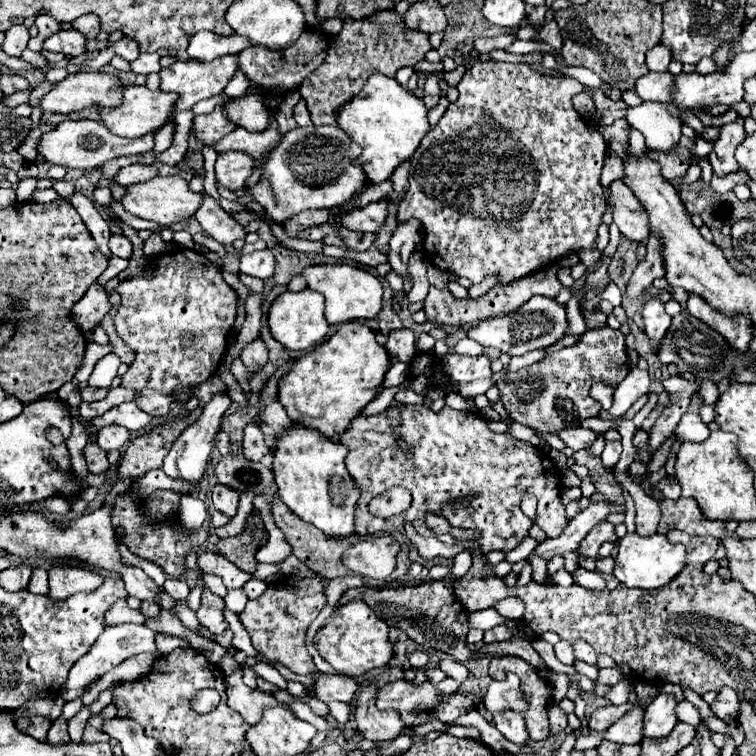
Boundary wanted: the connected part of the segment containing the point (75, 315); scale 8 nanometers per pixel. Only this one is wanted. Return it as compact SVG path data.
M96 283L86 291L86 295L72 307L72 321L82 329L88 331L94 325L102 321L102 317L110 311L110 301L108 295L104 293L102 287Z

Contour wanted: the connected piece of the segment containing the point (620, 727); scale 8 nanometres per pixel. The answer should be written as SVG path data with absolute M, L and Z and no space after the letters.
M634 707L634 711L630 711L618 723L608 727L604 737L618 745L640 743L642 741L642 715L644 715L644 707Z

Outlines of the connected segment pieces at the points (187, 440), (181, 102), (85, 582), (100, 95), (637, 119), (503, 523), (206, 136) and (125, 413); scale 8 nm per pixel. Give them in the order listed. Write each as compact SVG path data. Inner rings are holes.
M218 393L218 395L214 395L214 397L206 403L206 407L204 407L202 415L198 417L198 421L192 423L192 425L188 425L188 427L182 431L182 435L174 441L170 453L164 457L164 465L162 465L162 471L168 473L170 479L184 479L184 481L188 481L188 483L198 483L198 481L202 479L202 473L204 473L208 455L210 455L210 451L212 451L212 439L214 439L214 435L220 431L220 419L222 419L222 415L224 415L224 411L228 409L230 403L232 403L232 399L228 397L228 393Z
M228 55L224 59L214 59L212 63L200 63L200 61L192 61L192 59L176 61L172 67L160 69L160 89L172 91L178 95L176 111L188 111L188 109L192 109L194 103L214 97L214 95L220 95L236 69L238 69L236 55Z
M54 565L48 569L50 573L50 597L52 599L66 599L68 595L80 591L94 591L102 585L104 577L98 571L86 567L72 567L72 565Z
M70 73L56 83L42 99L38 107L48 113L72 113L84 107L116 107L122 101L122 83L110 73Z
M642 103L638 107L630 107L626 121L644 135L646 147L652 151L670 151L682 137L682 121L670 115L662 103Z
M406 405L402 409L388 409L380 415L372 417L356 417L350 427L340 435L340 443L348 447L346 457L346 469L360 487L362 495L356 505L356 533L368 535L368 533L382 533L382 531L398 531L404 533L404 523L410 521L414 529L424 535L432 537L434 531L426 527L426 515L436 513L448 519L452 527L460 529L472 529L480 533L480 551L512 551L522 539L528 537L528 529L532 525L538 525L548 537L558 537L564 527L568 527L566 507L560 499L560 475L554 473L554 463L546 457L546 451L536 449L528 443L522 443L514 439L508 433L494 433L486 427L486 419L480 413L466 413L466 411L454 411L450 407L444 407L440 413L434 413L432 409L424 405ZM396 435L402 437L412 451L402 453L402 449L396 443ZM392 487L404 487L412 493L412 507L394 519L380 519L374 517L368 511L368 501L372 501L378 493L384 493ZM522 495L536 495L538 509L536 517L530 519L522 513L520 501Z
M218 105L212 113L208 115L198 115L194 119L194 125L192 125L192 135L194 139L202 145L202 147L216 147L216 143L232 133L236 129L234 123L230 123L222 111L222 107Z
M132 401L132 403L116 405L116 407L112 407L110 411L106 411L104 415L95 417L92 420L93 426L98 429L104 427L104 425L112 425L112 423L124 425L124 427L128 427L128 429L134 431L134 433L142 433L142 431L150 429L152 417L150 417L148 413L140 411L138 405Z

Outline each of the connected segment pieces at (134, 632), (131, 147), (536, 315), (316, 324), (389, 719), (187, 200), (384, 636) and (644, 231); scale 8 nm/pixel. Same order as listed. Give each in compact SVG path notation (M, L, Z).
M122 623L116 627L106 627L102 631L102 635L96 639L96 643L92 645L92 649L72 665L70 673L68 673L68 681L62 687L60 697L64 701L72 701L76 697L82 695L82 691L92 685L96 679L100 679L104 673L108 673L112 667L116 667L118 663L122 663L124 659L138 655L138 653L150 653L154 659L160 657L160 653L156 651L156 643L154 643L154 631L148 629L146 625L132 625L132 623Z
M64 121L54 131L42 135L42 143L38 151L46 157L46 161L54 165L64 165L80 171L92 171L98 165L102 165L108 159L122 157L122 155L140 155L146 151L152 151L154 147L154 133L142 135L140 139L124 139L118 135L112 135L102 123L98 121Z
M536 295L536 297L528 299L528 303L524 303L514 313L480 321L478 325L474 325L468 331L468 337L472 337L474 341L478 341L484 347L496 347L502 353L522 355L522 353L528 353L528 351L534 351L534 349L544 349L544 347L554 345L556 341L560 341L566 335L566 329L568 329L566 305L558 303L556 299Z
M304 289L298 293L284 291L272 301L268 309L268 329L278 343L292 351L306 351L316 347L328 333L328 323L324 319L324 295L312 289Z
M366 683L360 687L356 709L354 709L354 721L358 731L368 741L388 741L398 737L404 731L404 723L400 715L394 709L380 711L376 703L378 687L374 683Z
M172 175L172 177L154 177L150 181L144 181L144 183L134 183L132 187L124 187L124 197L120 199L122 207L140 217L140 219L150 219L150 221L156 221L160 223L162 227L170 227L178 221L184 221L188 219L190 215L196 213L202 197L200 193L192 193L188 189L188 183L180 177L180 175Z
M350 601L348 605L334 611L328 623L316 633L314 637L316 651L342 675L360 677L366 675L370 669L384 667L394 657L396 643L388 637L388 625L384 619L374 615L368 605L362 601Z
M620 181L610 183L606 189L608 189L606 203L612 209L612 217L620 233L628 239L644 241L648 237L648 221L634 193Z

